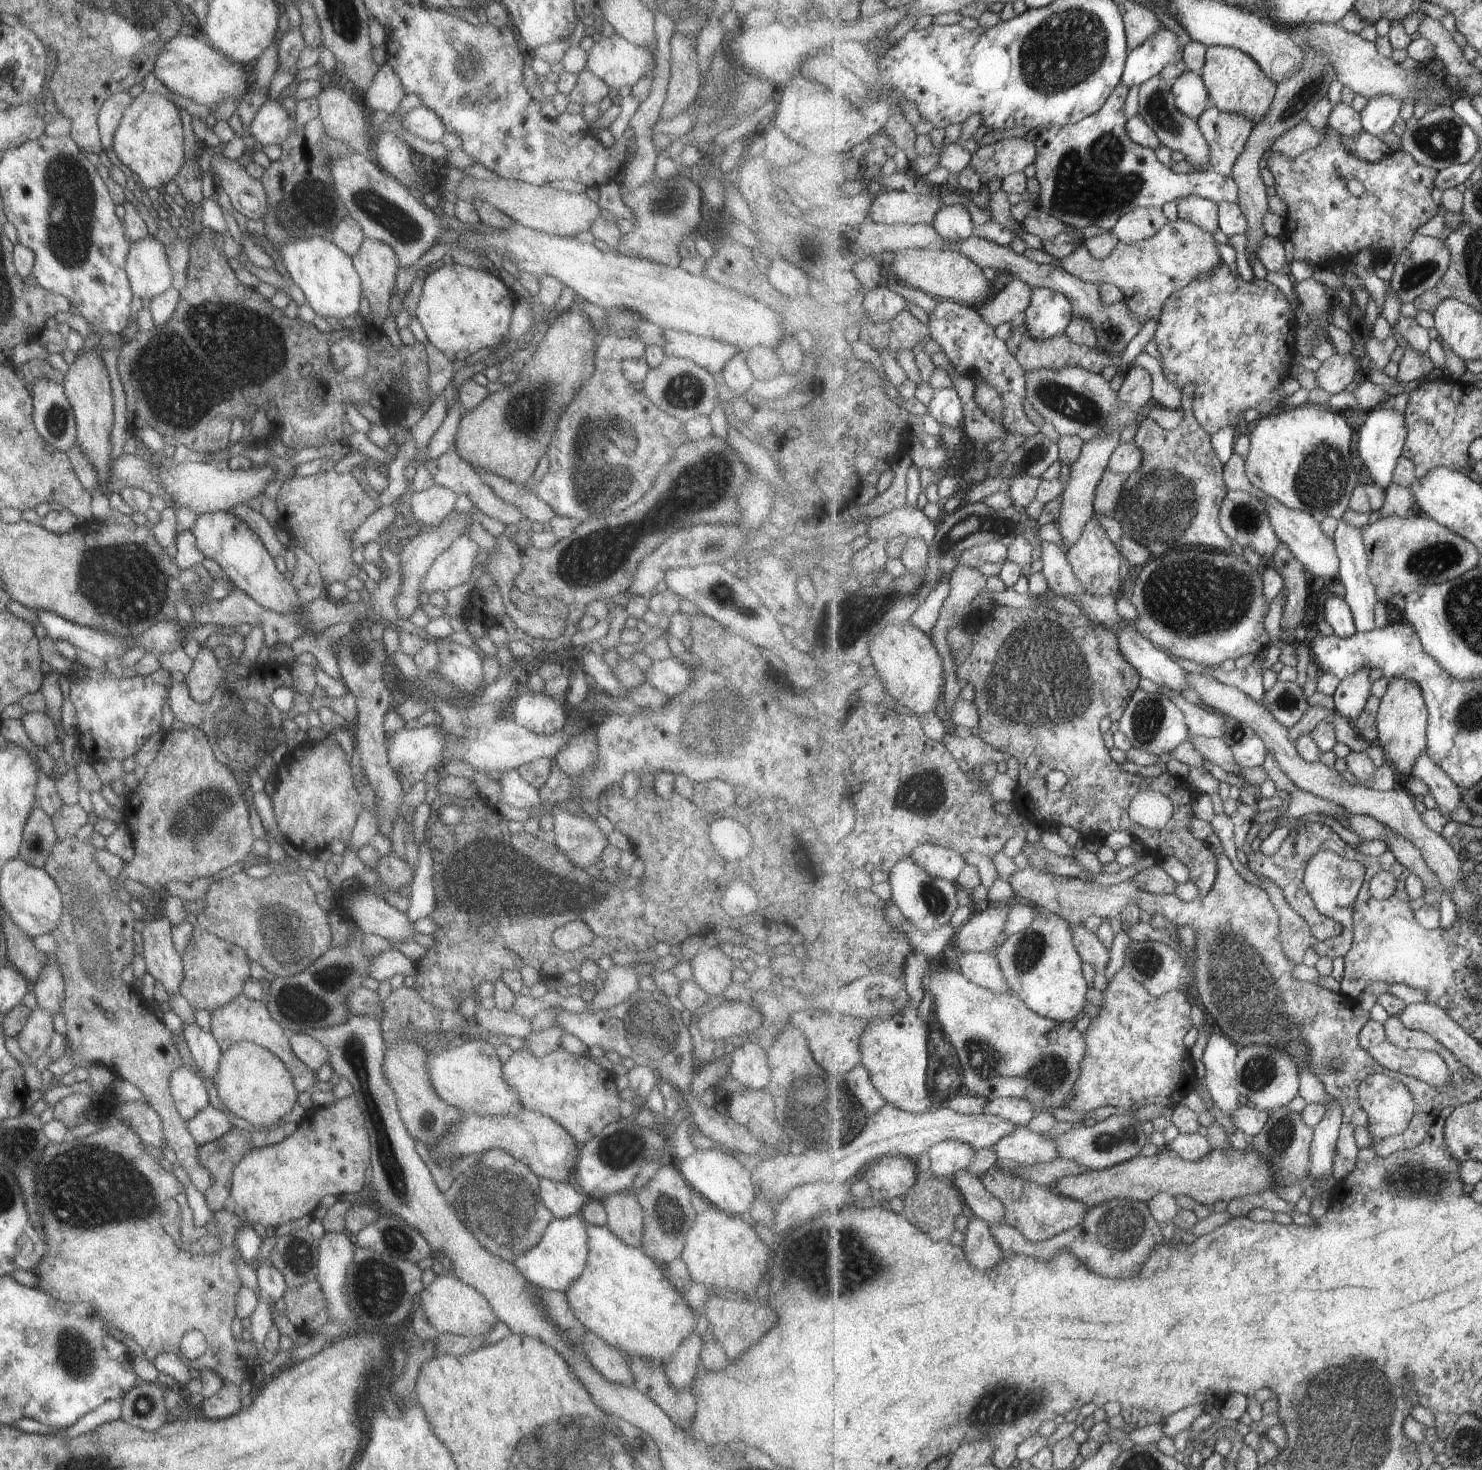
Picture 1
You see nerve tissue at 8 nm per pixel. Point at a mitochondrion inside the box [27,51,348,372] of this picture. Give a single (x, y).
(69, 235)

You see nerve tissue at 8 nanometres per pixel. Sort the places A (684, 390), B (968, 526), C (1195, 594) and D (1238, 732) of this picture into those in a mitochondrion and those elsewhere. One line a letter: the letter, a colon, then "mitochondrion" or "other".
A: mitochondrion
B: mitochondrion
C: mitochondrion
D: mitochondrion

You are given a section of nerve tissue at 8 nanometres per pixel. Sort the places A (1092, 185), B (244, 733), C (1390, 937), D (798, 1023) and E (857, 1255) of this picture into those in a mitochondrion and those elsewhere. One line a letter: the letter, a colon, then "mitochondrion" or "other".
A: mitochondrion
B: mitochondrion
C: mitochondrion
D: other
E: mitochondrion

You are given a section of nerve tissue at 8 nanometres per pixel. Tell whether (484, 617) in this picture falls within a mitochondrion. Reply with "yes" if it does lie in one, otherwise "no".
no

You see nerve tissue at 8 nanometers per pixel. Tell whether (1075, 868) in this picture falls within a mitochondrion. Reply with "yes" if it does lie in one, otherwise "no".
no

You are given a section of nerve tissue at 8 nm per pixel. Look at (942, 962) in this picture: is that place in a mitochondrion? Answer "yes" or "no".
no

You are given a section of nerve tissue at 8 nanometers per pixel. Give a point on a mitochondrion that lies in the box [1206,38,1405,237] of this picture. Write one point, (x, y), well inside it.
(1297, 102)

